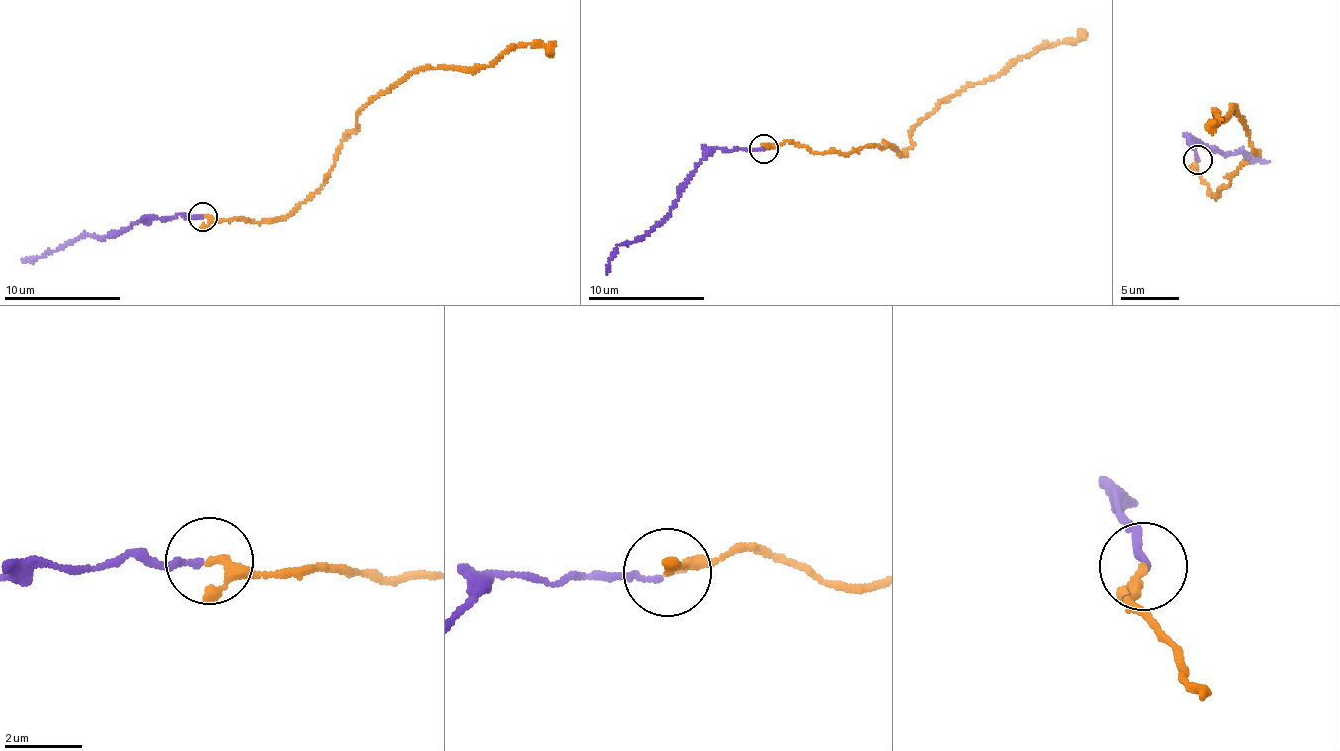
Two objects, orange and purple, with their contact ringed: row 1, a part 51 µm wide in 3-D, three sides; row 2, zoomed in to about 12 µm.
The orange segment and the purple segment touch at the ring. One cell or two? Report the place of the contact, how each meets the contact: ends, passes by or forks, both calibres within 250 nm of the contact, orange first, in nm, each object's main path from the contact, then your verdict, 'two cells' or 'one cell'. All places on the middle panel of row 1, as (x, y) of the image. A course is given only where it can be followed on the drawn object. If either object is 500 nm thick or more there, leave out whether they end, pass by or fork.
(764, 148) | orange passes by | purple ends | 190/150 nm | orange via (763, 149), (792, 140), (814, 153), (851, 153), (888, 143), (902, 155), (909, 134), (938, 103), (1084, 30) | purple via (763, 149), (708, 149), (676, 204), (659, 223), (619, 245), (607, 274) | one cell

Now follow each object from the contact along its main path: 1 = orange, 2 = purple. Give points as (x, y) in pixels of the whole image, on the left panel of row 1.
1: (202, 215), (288, 217), (313, 196), (356, 113), (414, 71), (487, 66), (539, 43), (553, 53)
2: (202, 215), (148, 219), (104, 237), (85, 237), (40, 257), (22, 259)

